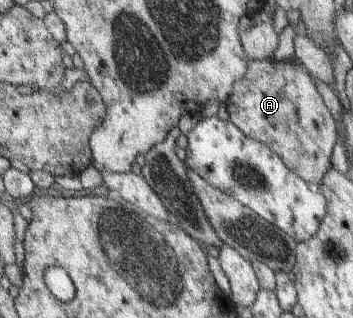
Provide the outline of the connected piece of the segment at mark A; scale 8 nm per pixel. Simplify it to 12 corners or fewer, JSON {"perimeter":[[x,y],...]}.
{"perimeter":[[249,62],[229,121],[321,185],[335,123],[301,63]]}

